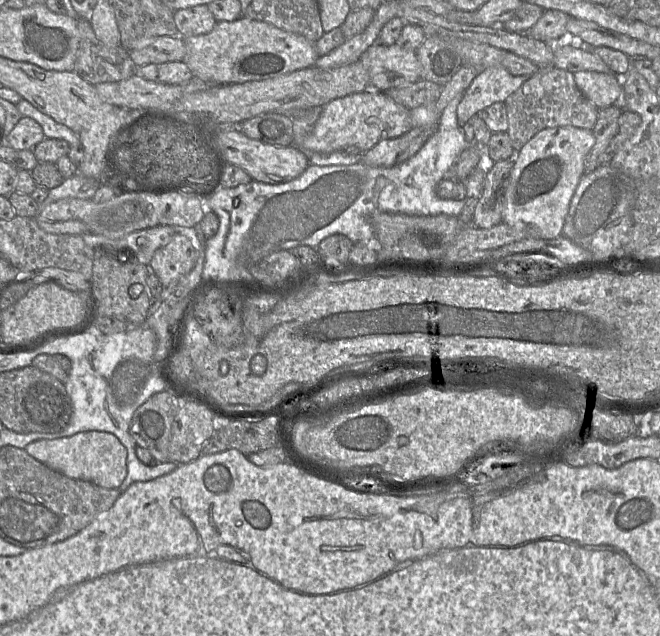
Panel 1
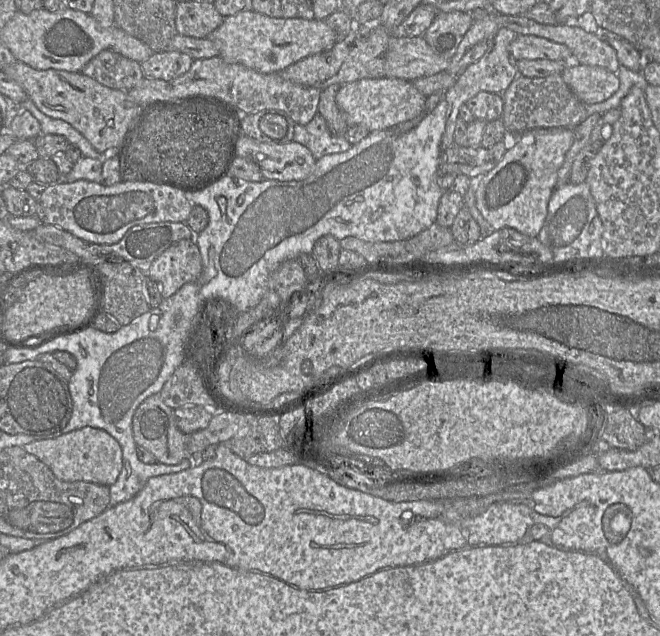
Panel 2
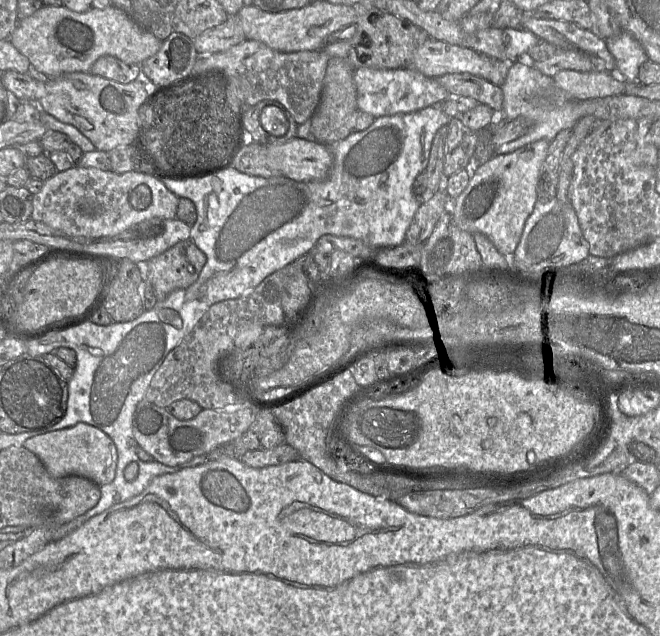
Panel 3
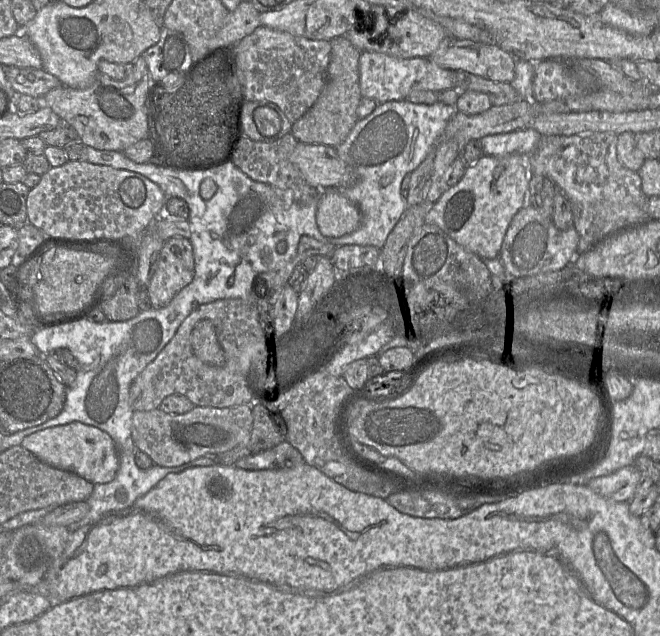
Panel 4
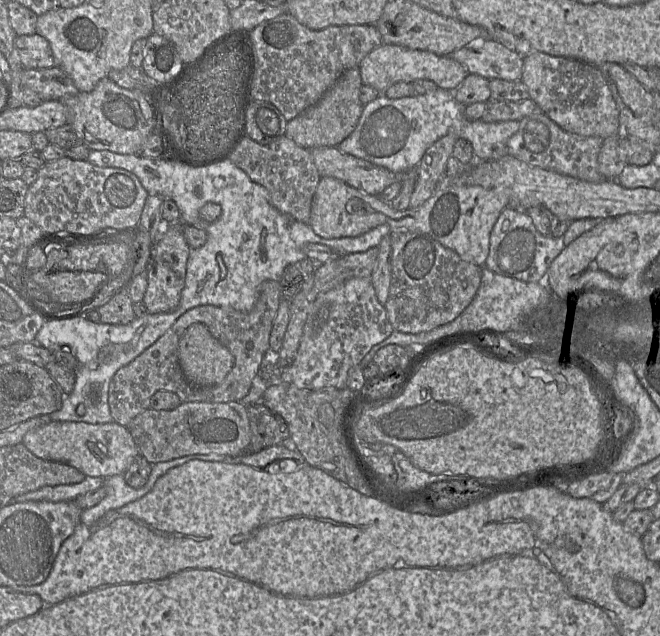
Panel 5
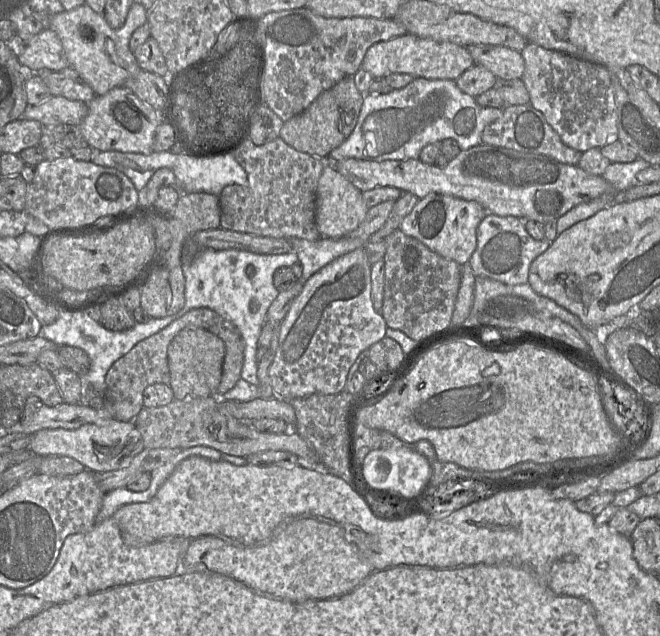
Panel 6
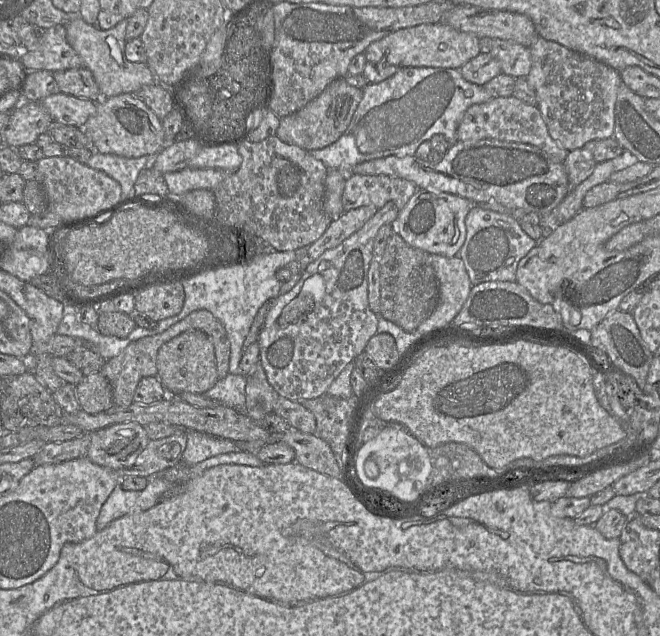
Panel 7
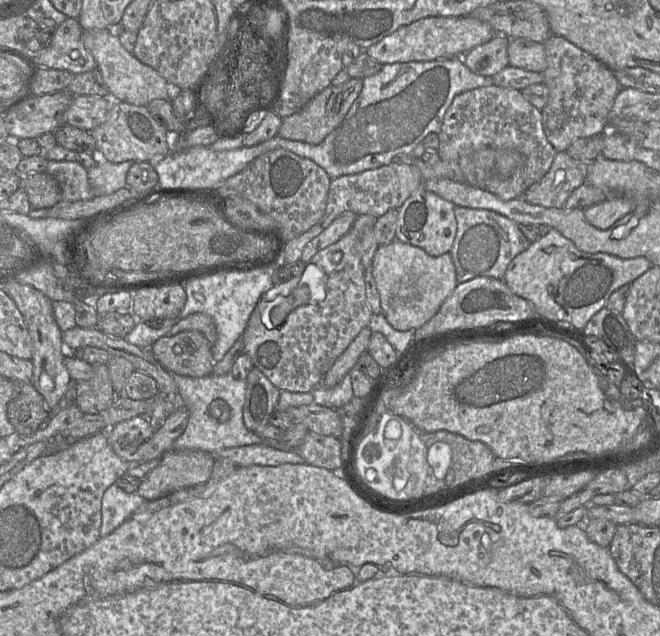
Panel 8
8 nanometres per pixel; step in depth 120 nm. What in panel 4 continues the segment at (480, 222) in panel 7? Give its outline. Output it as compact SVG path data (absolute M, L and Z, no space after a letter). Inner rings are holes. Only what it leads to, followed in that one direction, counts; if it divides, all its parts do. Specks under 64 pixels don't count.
M525 205L515 214L507 229L499 259L511 277L525 277L560 270L569 263L574 263L579 241L580 236L574 225L567 230L559 230L551 217L543 216L531 205Z

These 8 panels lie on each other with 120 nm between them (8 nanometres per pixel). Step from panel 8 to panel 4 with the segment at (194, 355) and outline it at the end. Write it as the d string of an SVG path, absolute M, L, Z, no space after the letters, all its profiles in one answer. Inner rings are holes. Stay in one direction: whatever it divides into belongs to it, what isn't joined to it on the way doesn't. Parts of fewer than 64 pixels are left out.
M208 320L199 321L191 333L193 353L202 362L210 366L222 366L225 361L214 326Z

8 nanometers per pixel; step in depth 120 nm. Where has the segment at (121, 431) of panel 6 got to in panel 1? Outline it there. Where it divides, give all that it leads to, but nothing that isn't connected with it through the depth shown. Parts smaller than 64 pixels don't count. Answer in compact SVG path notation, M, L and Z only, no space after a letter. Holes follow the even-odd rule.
M85 431L59 439L41 439L29 443L26 452L61 474L78 480L89 481L104 488L118 489L127 475L127 450L112 433Z

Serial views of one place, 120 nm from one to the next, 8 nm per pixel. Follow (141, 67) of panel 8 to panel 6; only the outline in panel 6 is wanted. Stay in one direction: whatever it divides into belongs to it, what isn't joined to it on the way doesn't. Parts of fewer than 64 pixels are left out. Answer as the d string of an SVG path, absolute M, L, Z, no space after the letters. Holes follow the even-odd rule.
M84 3L73 10L55 14L49 19L46 28L58 35L69 67L80 75L95 95L104 95L115 87L124 86L128 79L134 78L141 71L129 49L129 40L133 32L145 22L147 9L135 3L130 7L122 27L112 29L103 14L96 13Z

